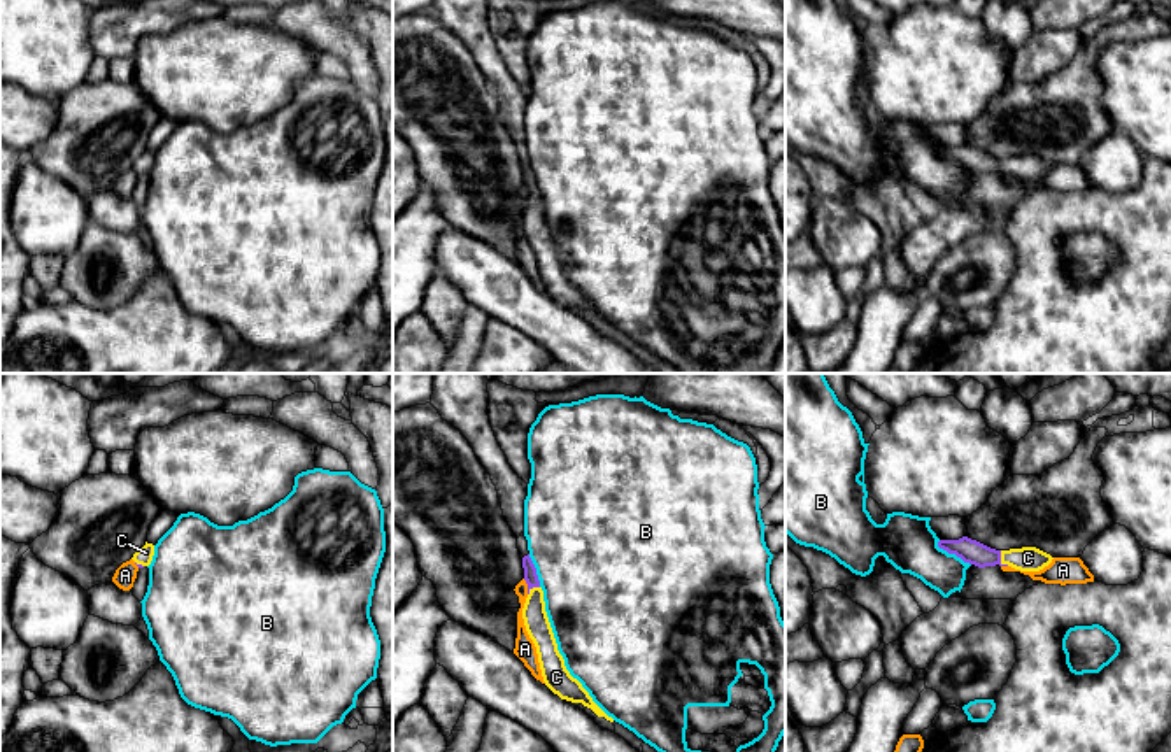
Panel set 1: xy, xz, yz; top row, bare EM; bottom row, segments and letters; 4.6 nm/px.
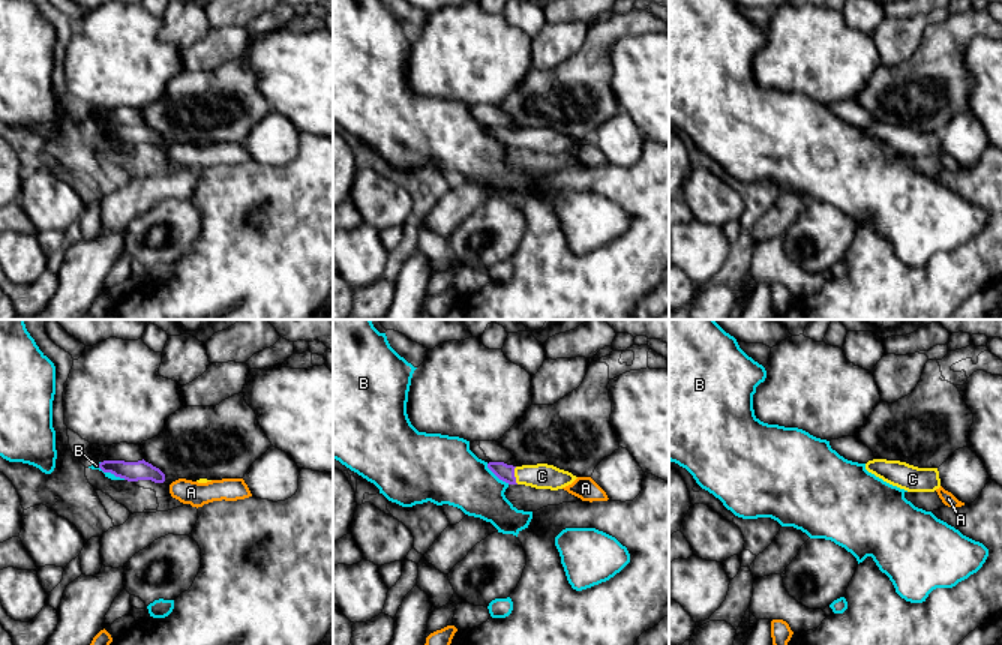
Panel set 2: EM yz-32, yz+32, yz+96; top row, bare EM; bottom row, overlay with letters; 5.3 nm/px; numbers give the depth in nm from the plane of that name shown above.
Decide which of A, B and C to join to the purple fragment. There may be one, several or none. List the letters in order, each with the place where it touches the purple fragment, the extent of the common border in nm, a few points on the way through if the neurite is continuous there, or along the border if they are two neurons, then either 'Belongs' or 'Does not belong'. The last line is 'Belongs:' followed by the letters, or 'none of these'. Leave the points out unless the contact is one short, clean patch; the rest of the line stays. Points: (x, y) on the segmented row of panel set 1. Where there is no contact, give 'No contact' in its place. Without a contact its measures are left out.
A: Touches purple at xz (528, 586). Shared border 80 nm. Boundary: xz (523, 579), (528, 593). Does not belong
B: Touches purple at yz (952, 553). Shared border 190 nm. Does not belong
C: Touches purple at yz (1000, 560). Shared border 80 nm. Path across: yz (970, 551), (1000, 560), (1028, 558). Belongs
Belongs: C

